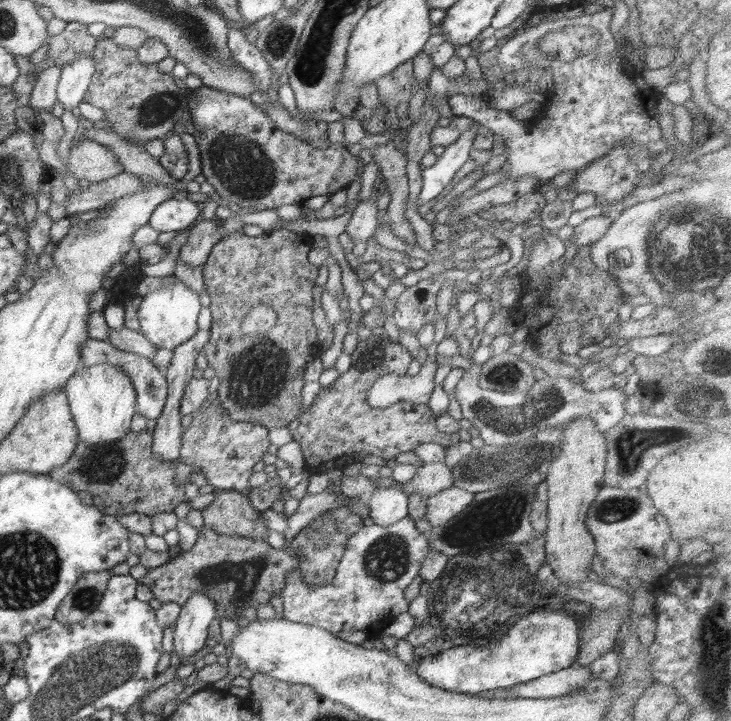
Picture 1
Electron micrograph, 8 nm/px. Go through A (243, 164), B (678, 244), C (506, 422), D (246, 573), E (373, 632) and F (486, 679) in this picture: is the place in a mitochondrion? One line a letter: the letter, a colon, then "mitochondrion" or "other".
A: mitochondrion
B: mitochondrion
C: mitochondrion
D: mitochondrion
E: other
F: other

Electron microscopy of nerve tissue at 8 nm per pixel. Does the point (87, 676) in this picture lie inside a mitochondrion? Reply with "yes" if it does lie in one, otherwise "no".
yes

